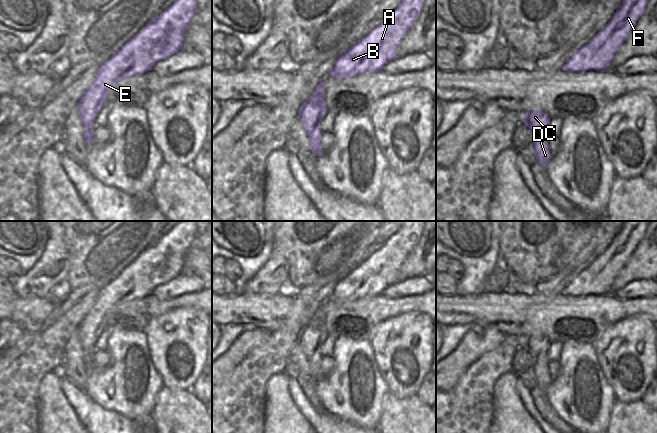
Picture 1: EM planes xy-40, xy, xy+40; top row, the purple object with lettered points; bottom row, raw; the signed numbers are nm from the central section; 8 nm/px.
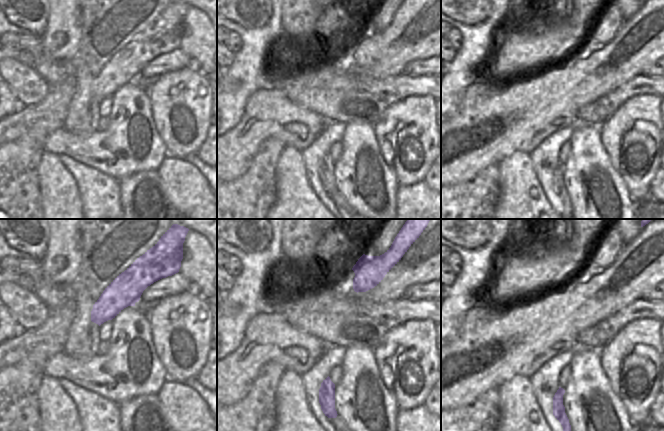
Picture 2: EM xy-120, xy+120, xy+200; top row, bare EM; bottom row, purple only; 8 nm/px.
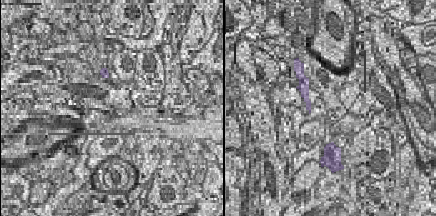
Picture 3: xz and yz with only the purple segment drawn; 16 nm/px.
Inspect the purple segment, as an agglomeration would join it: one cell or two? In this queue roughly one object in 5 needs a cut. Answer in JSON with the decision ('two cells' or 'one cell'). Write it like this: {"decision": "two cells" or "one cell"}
{"decision": "one cell"}

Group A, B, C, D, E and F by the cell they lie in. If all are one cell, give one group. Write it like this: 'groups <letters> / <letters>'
groups A B C D E F

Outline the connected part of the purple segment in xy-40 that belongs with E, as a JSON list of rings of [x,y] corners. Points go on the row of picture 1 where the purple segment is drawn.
[[[176,0],[159,16],[150,20],[133,38],[128,40],[109,60],[100,64],[100,69],[92,83],[86,90],[82,99],[77,104],[82,127],[89,132],[84,132],[87,145],[94,143],[94,121],[108,99],[110,89],[119,81],[137,76],[152,70],[159,61],[165,60],[182,50],[184,33],[188,25],[196,16],[196,0]]]

